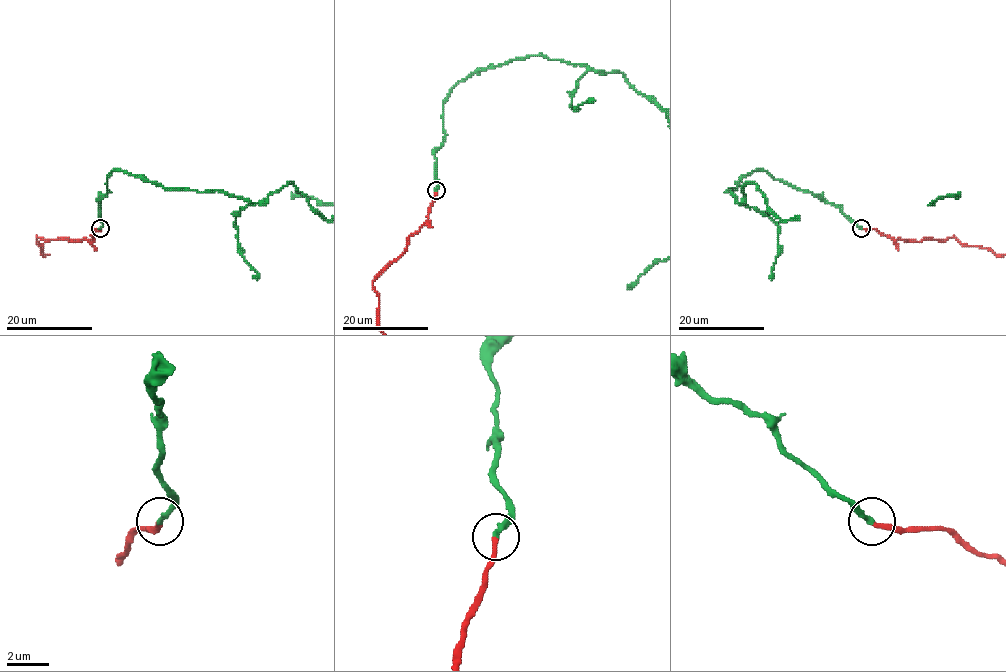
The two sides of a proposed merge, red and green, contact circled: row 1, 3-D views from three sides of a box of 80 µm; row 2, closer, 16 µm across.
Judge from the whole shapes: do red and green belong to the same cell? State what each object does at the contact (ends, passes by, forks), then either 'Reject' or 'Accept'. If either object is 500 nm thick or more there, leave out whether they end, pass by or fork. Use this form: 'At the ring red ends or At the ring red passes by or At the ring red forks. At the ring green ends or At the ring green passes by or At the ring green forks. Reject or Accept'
At the ring red ends. At the ring green ends. Accept

